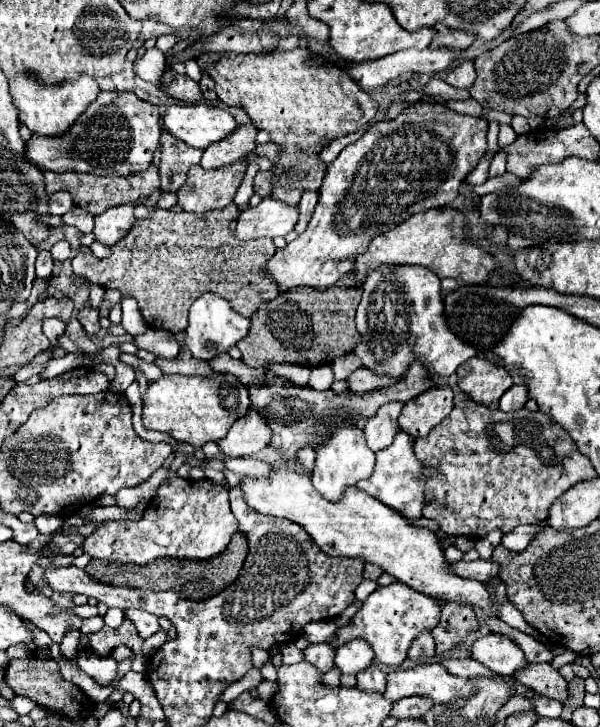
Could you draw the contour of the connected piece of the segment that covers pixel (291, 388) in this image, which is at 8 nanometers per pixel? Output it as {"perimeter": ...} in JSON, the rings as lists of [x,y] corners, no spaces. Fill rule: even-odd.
{"perimeter":[[[412,364],[412,368],[408,370],[404,380],[396,382],[390,388],[378,388],[378,390],[370,390],[364,394],[352,394],[352,392],[336,394],[332,390],[318,392],[318,390],[312,390],[310,386],[294,384],[292,380],[272,374],[272,372],[264,374],[264,384],[248,386],[248,392],[250,392],[252,408],[260,416],[264,416],[264,422],[268,422],[268,428],[272,430],[268,444],[272,448],[276,448],[284,456],[284,460],[294,460],[298,456],[300,448],[310,446],[316,450],[322,442],[326,442],[326,438],[334,430],[354,426],[354,422],[372,418],[376,414],[376,410],[386,402],[392,402],[392,400],[408,402],[408,400],[416,398],[420,392],[428,390],[430,386],[434,386],[434,382],[428,376],[428,372],[424,370],[424,366]]]}

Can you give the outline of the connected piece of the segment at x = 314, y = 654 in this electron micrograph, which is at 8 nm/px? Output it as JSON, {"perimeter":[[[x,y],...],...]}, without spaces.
{"perimeter":[[[310,644],[304,650],[304,658],[306,662],[310,662],[312,666],[316,666],[320,672],[328,672],[332,668],[332,658],[334,658],[334,650],[328,644]]]}

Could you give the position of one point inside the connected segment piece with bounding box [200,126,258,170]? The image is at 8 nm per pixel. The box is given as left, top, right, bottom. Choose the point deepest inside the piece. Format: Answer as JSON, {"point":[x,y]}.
{"point":[236,146]}

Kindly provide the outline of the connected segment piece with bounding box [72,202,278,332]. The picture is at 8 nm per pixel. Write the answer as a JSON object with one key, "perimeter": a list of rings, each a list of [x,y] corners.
{"perimeter":[[[234,202],[206,214],[166,212],[156,208],[152,218],[136,220],[136,226],[132,226],[128,236],[112,246],[108,258],[76,254],[72,270],[84,274],[102,288],[122,290],[126,296],[134,298],[144,320],[148,320],[146,324],[156,330],[182,332],[192,302],[204,292],[218,294],[230,302],[232,310],[244,318],[252,318],[260,302],[278,296],[276,284],[262,272],[264,262],[274,256],[276,246],[272,240],[236,242],[236,238],[232,238],[230,222],[238,218],[238,210],[240,208]]]}

